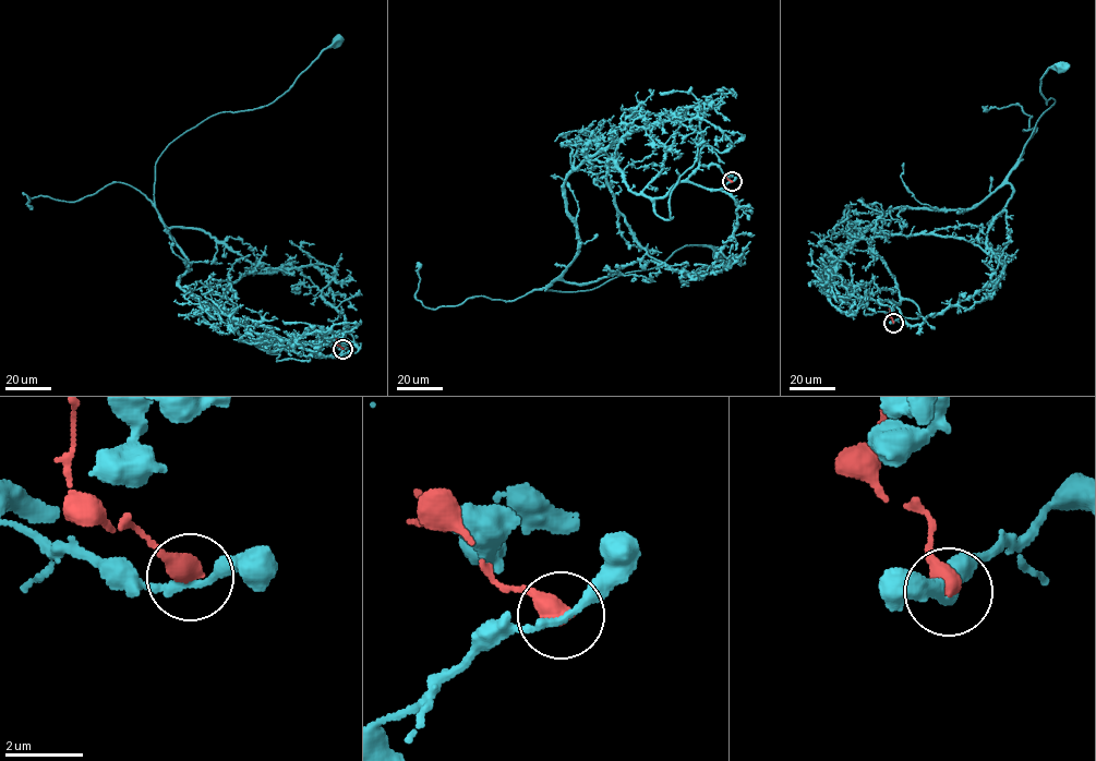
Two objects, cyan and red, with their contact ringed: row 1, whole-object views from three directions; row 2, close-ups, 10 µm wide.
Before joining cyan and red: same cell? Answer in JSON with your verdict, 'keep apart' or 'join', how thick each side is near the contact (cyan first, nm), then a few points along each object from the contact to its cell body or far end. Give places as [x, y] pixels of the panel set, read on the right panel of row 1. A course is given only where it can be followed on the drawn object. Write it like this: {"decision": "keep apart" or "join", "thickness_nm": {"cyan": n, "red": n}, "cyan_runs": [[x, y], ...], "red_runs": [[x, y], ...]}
{"decision": "keep apart", "thickness_nm": {"cyan": 190, "red": 500}, "cyan_runs": [[893, 323], [919, 324], [1004, 277], [986, 232], [1054, 105], [1042, 77], [1061, 65]], "red_runs": [[893, 323], [889, 309]]}

